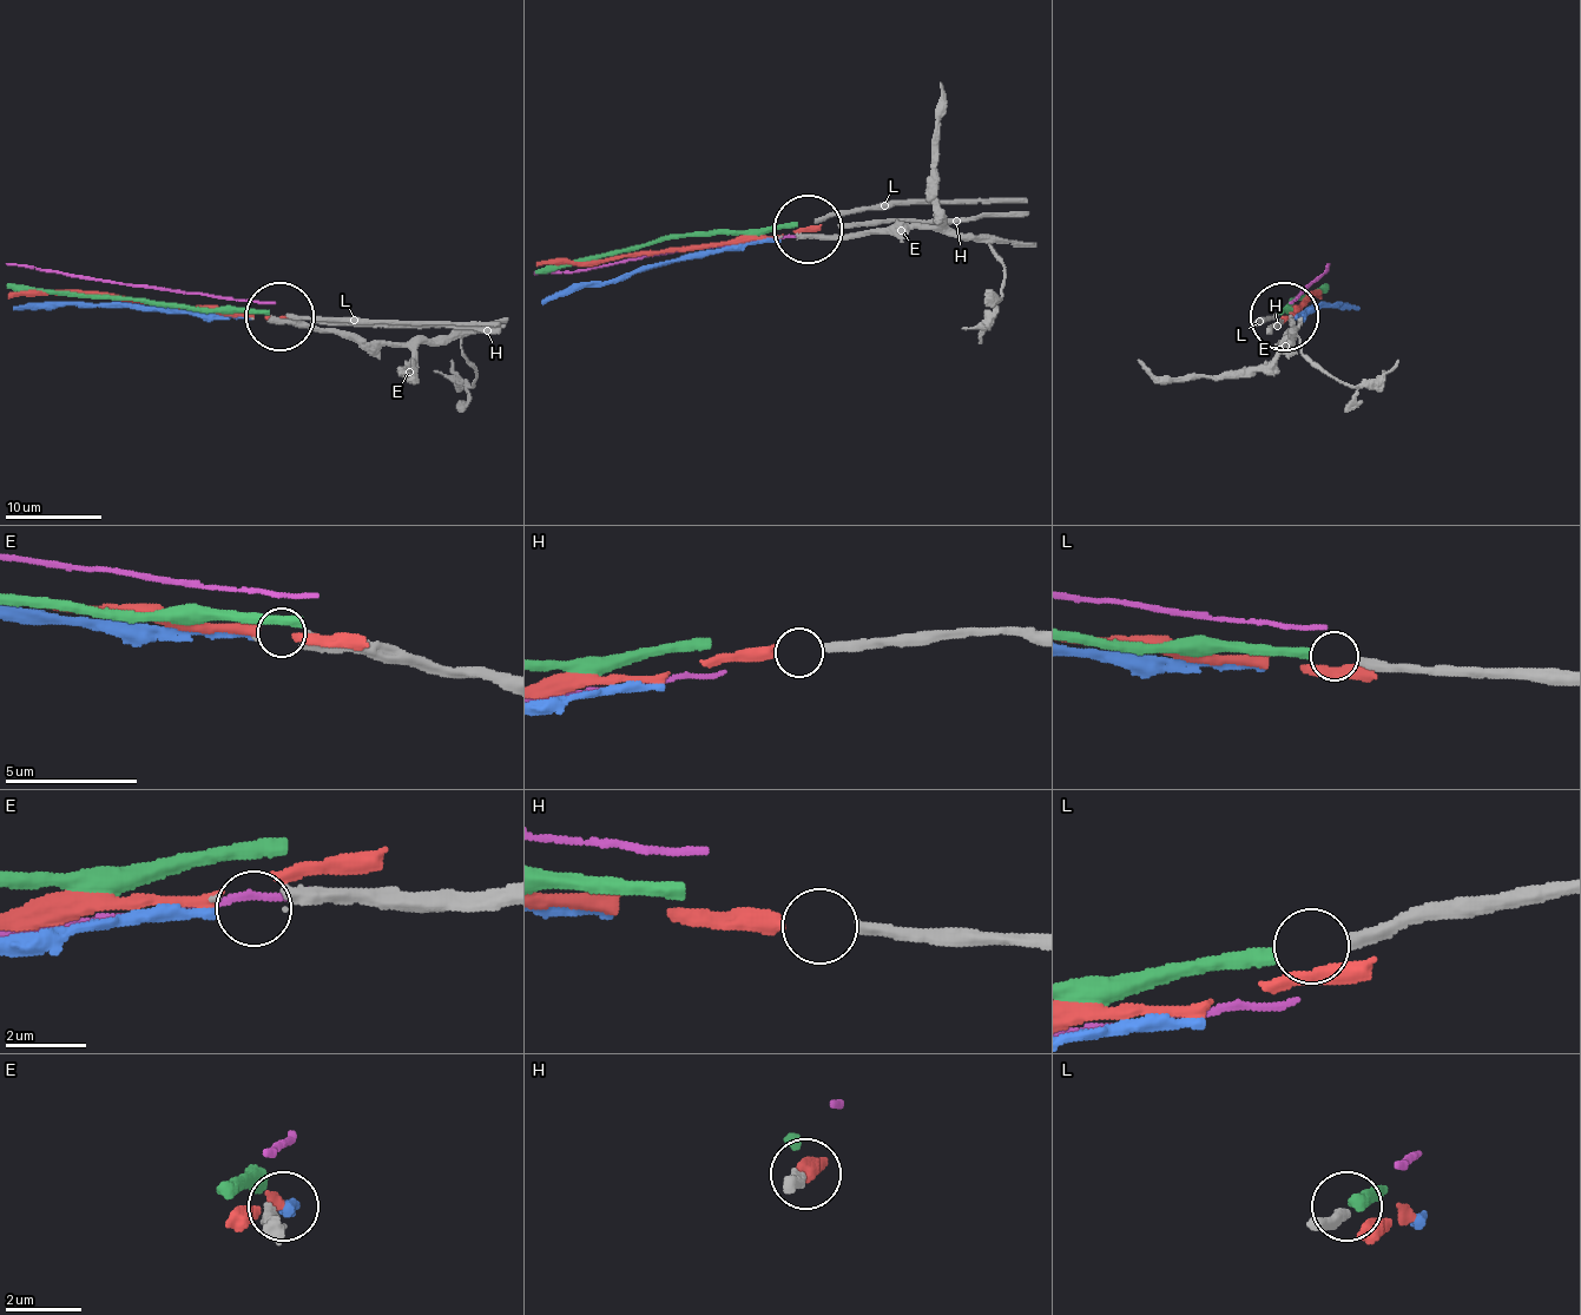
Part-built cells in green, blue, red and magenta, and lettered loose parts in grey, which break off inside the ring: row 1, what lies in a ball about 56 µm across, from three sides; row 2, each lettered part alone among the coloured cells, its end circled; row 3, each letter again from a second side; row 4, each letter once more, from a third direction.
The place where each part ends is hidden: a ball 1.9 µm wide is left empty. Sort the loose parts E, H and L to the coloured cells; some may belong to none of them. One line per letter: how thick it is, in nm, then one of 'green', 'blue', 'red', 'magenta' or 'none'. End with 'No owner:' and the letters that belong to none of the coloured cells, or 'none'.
E: 70 nm | blue
H: 280 nm | red
L: 340 nm | green
No owner: none

